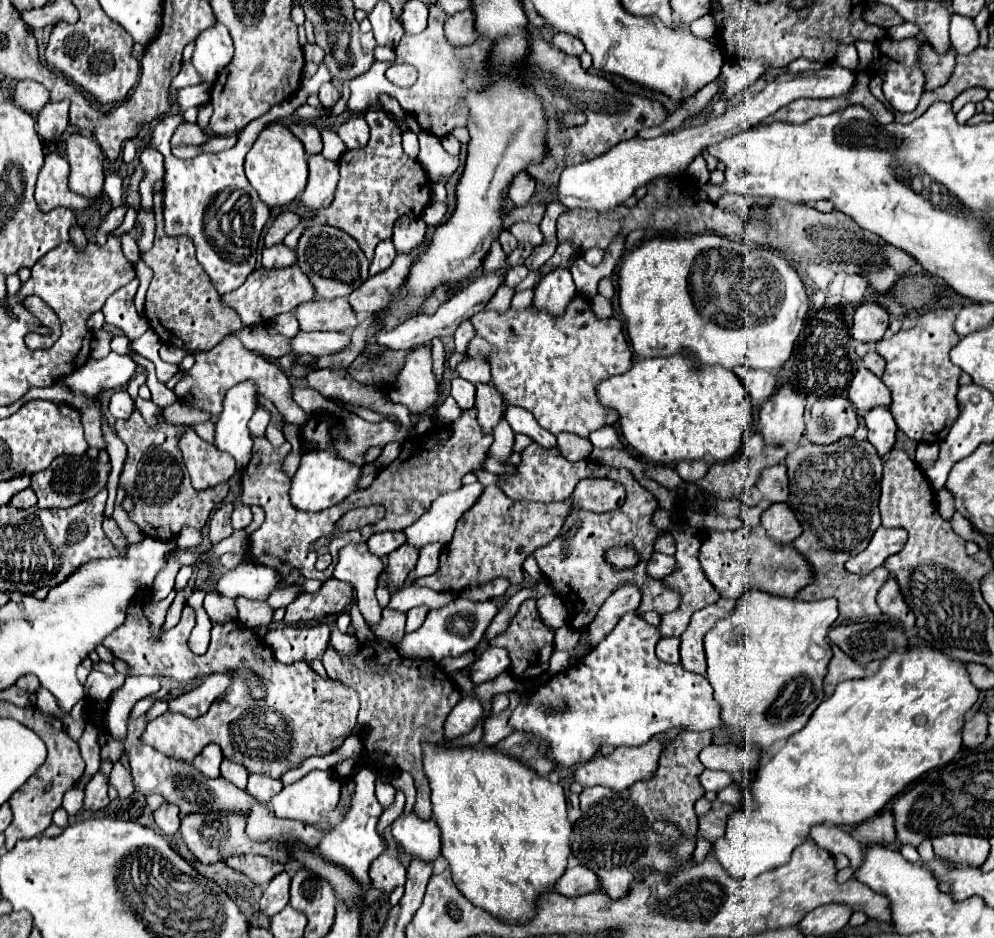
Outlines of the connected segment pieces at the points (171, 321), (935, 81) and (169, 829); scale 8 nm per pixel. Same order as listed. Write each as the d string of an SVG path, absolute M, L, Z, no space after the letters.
M162 196L154 200L154 218L156 218L156 238L154 246L148 252L142 252L142 260L154 270L146 294L146 318L150 328L160 336L162 342L184 348L184 350L210 350L226 334L242 326L238 314L220 304L220 296L214 290L208 274L202 270L194 256L194 244L188 236L170 238L164 232L162 218Z
M922 42L920 46L920 68L926 76L926 88L938 88L948 81L952 74L956 52L950 48L944 54L938 54L930 42Z
M166 802L166 806L160 806L160 808L154 812L154 820L156 820L156 826L158 826L164 834L168 834L168 836L176 834L178 828L180 828L180 812L178 812L178 806Z

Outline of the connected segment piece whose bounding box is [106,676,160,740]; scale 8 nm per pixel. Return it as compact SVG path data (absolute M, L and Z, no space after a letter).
M128 676L126 682L114 690L108 698L108 712L106 712L106 728L116 740L124 740L128 732L128 716L132 706L154 692L160 690L158 676Z

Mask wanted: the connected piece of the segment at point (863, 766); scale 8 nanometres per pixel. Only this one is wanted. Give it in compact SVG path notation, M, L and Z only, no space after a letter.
M928 646L892 652L882 660L874 676L840 682L836 692L814 710L808 724L788 738L770 762L754 772L754 778L742 784L746 800L740 810L728 816L724 838L712 844L712 856L732 878L758 878L768 870L784 866L792 850L810 836L812 826L860 824L876 816L884 804L910 782L932 768L948 764L958 754L962 748L960 730L964 712L972 708L976 700L978 688L970 682L962 664Z

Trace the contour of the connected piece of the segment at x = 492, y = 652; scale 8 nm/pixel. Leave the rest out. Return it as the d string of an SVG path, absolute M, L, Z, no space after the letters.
M490 646L490 650L486 650L480 656L480 660L476 664L472 664L470 676L472 676L474 684L482 684L486 680L494 680L498 674L502 674L504 670L508 670L508 666L510 666L508 650Z

